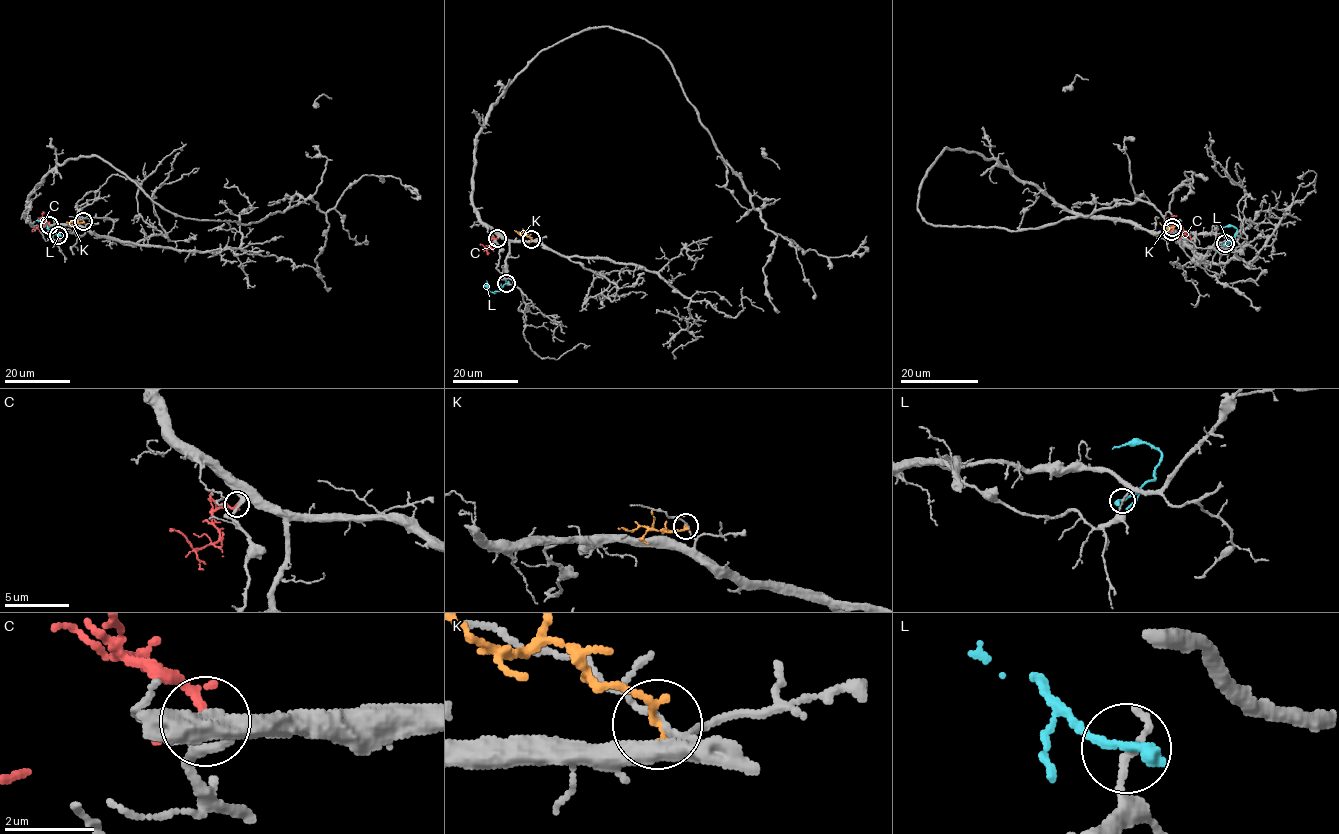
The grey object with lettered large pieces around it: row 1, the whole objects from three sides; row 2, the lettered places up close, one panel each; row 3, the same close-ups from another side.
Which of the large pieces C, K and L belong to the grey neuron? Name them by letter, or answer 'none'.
C

